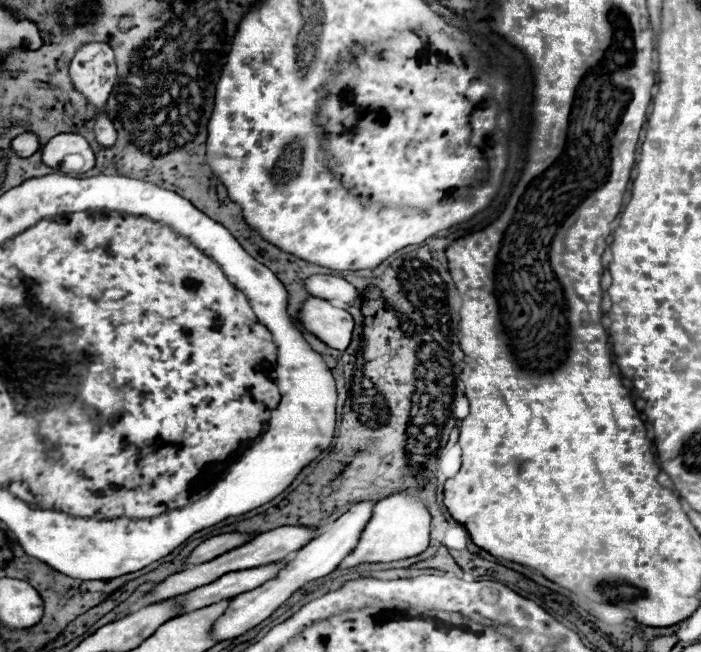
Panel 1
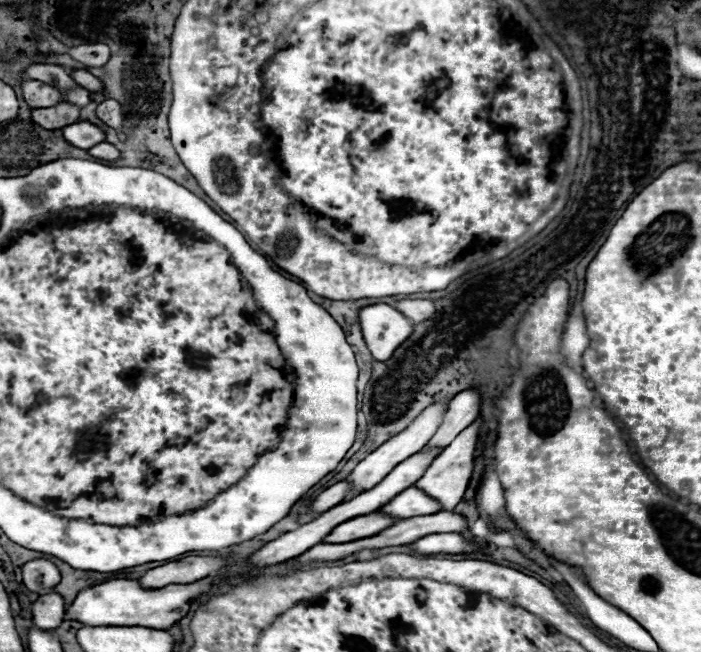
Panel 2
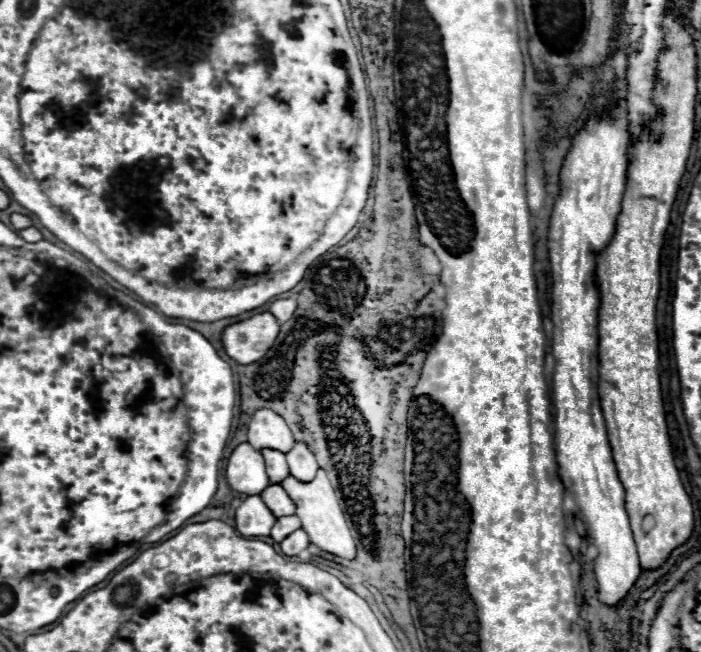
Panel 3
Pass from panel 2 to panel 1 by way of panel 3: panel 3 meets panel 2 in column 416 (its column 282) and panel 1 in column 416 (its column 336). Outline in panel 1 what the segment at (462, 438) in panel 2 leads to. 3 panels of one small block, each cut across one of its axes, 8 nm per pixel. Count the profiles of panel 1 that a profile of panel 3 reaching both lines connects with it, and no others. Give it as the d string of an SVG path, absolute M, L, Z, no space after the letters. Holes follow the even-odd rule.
M394 494L380 500L372 508L372 518L362 530L358 546L336 566L336 570L354 568L358 564L378 564L378 562L396 562L422 554L430 542L430 514L414 498L406 494Z

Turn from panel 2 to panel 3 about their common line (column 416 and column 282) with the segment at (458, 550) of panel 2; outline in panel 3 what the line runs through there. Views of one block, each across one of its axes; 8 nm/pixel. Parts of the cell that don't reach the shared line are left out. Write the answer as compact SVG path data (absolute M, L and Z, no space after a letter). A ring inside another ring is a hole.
M296 530L296 532L288 534L288 536L280 542L280 548L282 548L282 552L284 552L286 556L296 556L296 554L302 552L308 544L310 544L310 540L308 540L306 532L304 532L304 530Z

